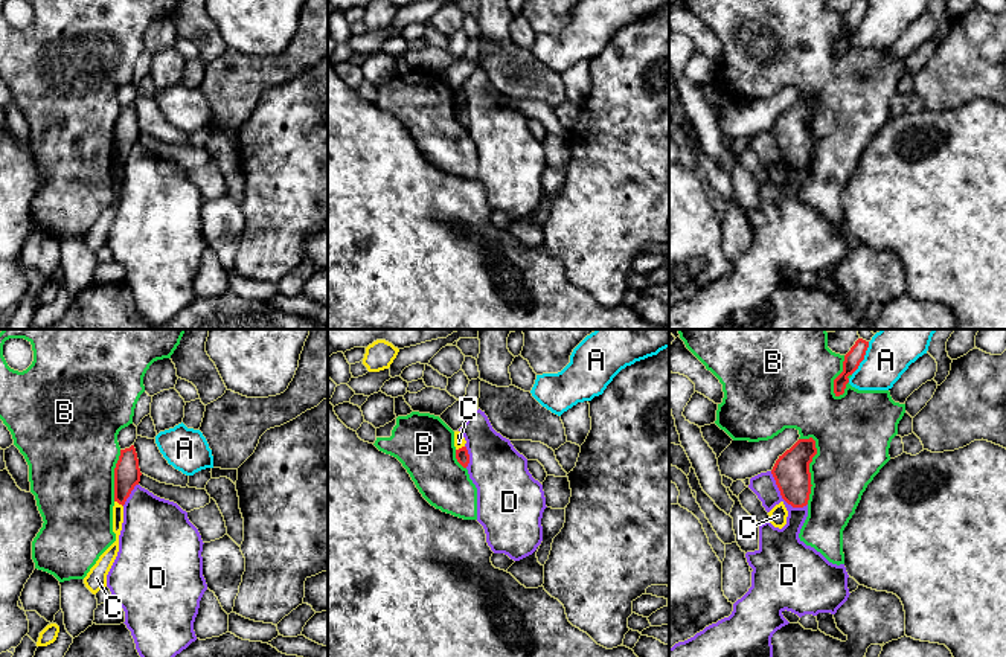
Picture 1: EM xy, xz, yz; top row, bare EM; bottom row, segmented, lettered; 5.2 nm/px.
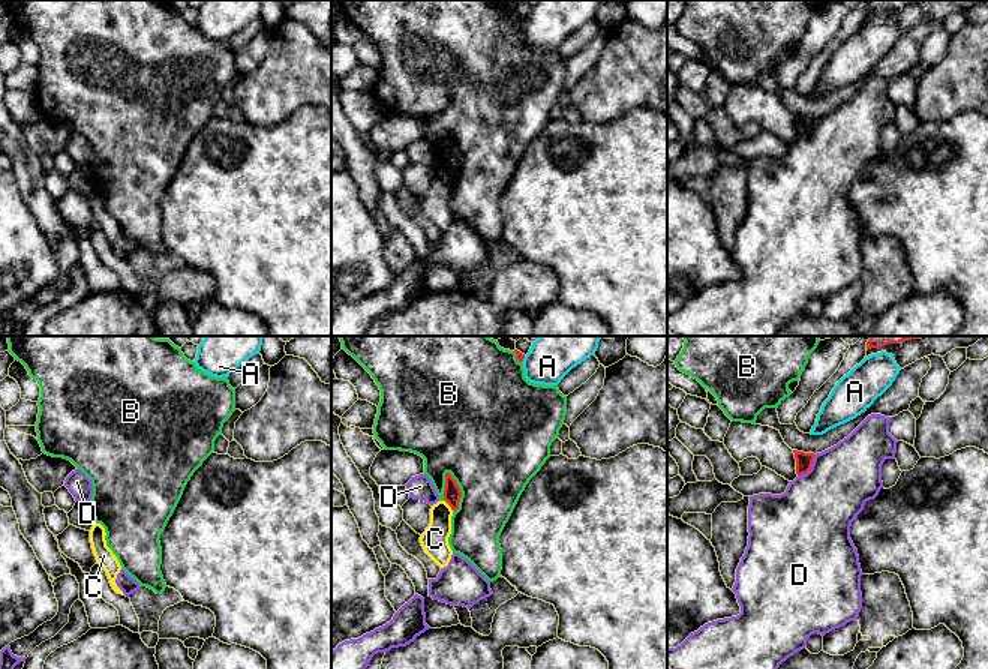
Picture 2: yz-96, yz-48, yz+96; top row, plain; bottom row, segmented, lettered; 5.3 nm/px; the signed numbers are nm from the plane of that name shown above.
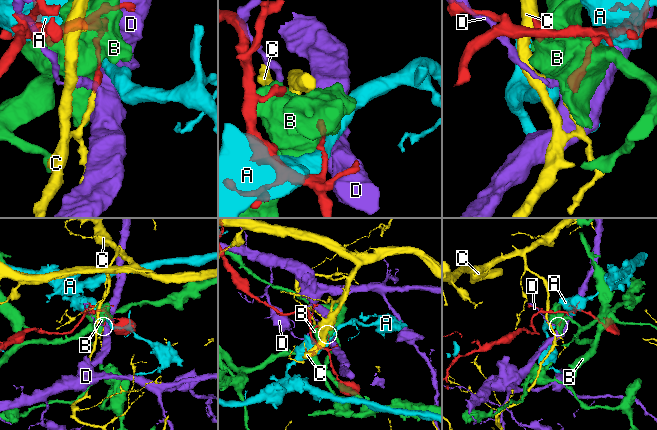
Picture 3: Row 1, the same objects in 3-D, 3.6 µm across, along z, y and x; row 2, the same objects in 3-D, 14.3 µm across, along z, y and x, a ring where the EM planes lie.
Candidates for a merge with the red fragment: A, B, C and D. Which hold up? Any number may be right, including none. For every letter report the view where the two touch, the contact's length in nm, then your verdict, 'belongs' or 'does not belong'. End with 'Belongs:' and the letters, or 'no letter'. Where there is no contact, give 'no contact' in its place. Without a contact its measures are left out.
A: meets red in yz; contact 200 nm long; does not belong
B: meets red in yz; contact 360 nm long; does not belong
C: meets red in xy; contact 60 nm long; does not belong
D: meets red in yz; contact 260 nm long; does not belong
Belongs: no letter

